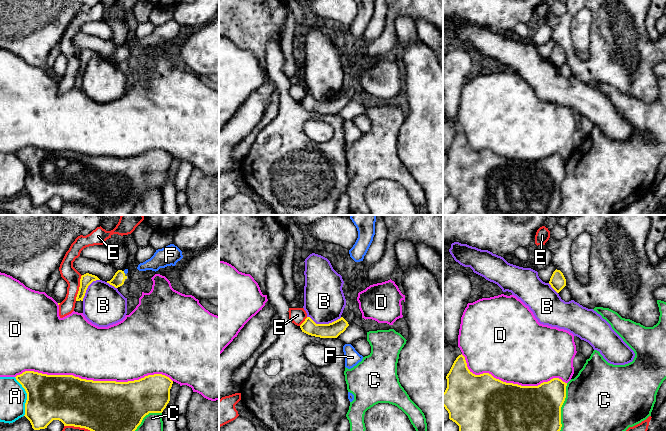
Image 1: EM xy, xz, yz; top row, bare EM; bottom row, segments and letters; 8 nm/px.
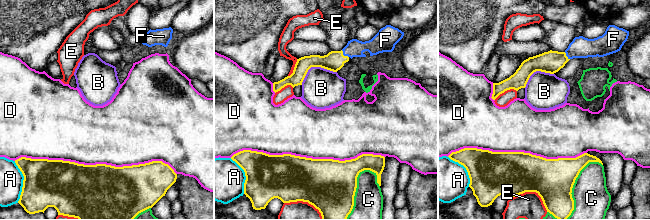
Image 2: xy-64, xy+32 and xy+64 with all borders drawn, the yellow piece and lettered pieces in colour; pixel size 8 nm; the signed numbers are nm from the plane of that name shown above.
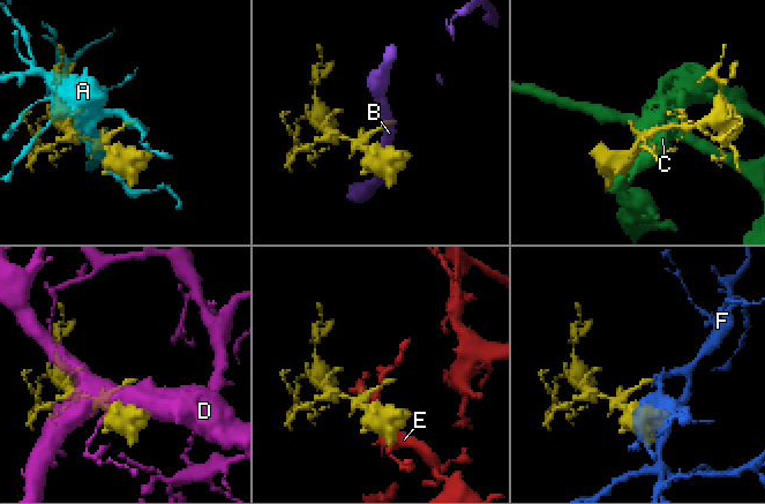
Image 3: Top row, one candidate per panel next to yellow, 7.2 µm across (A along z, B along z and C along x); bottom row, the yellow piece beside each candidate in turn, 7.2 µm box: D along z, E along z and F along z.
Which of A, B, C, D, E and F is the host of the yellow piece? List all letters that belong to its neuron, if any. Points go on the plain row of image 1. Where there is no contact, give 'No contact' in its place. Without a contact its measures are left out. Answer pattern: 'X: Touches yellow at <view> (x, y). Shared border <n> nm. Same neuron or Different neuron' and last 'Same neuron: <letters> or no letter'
A: Touches yellow at xy (27, 172). Shared border 320 nm. Different neuron
B: Touches yellow at xz (324, 100). Shared border 280 nm. Different neuron
C: Touches yellow at yz (560, 187). Shared border 460 nm. Different neuron
D: Touches yellow at xy (94, 157). Shared border 1250 nm. Different neuron
E: Touches yellow at xy (79, 64). Shared border 220 nm. Different neuron
F: Touches yellow at xy (123, 48). Shared border 30 nm. Same neuron
Same neuron: F

